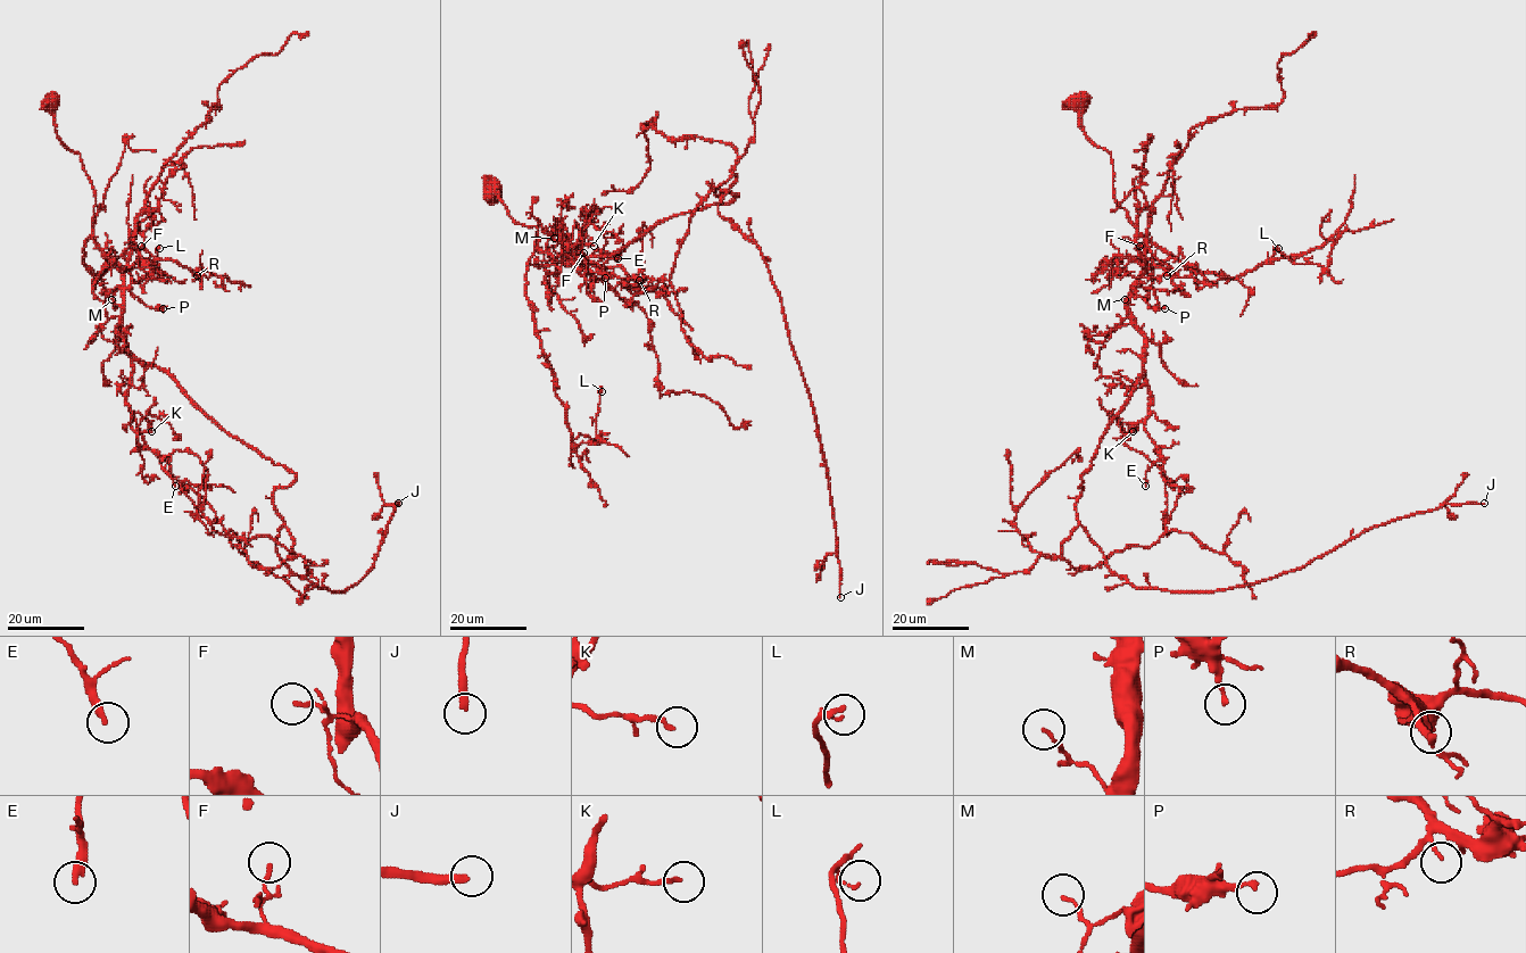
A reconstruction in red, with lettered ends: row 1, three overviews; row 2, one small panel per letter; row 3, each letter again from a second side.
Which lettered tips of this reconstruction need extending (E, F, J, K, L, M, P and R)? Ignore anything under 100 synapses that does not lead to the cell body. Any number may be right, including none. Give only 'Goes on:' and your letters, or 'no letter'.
Goes on: J

